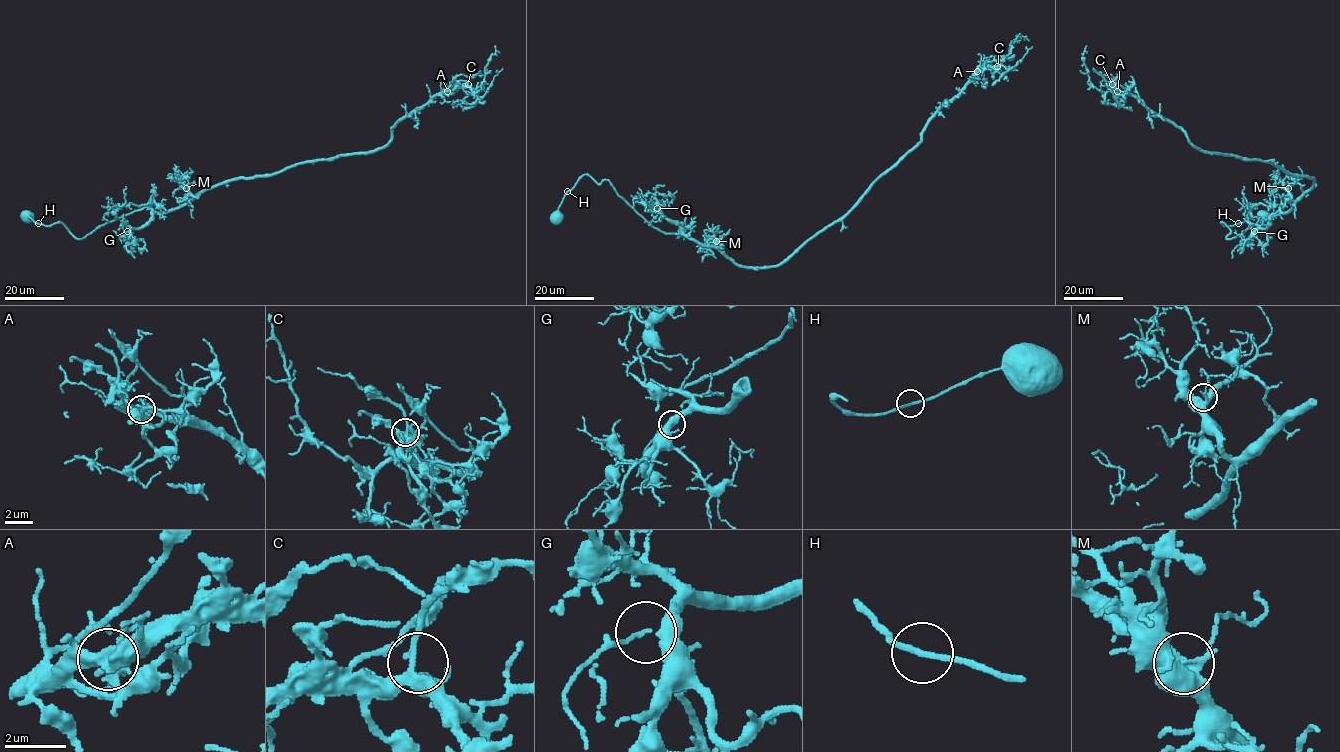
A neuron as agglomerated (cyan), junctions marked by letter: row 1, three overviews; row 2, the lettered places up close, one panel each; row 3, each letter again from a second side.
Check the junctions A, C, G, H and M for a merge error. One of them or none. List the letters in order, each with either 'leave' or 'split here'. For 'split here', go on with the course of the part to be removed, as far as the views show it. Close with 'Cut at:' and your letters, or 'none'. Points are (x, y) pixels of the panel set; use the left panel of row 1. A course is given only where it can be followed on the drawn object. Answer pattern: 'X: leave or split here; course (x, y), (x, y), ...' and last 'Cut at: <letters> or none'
A: leave
C: leave
G: leave
H: leave
M: leave
Cut at: none

